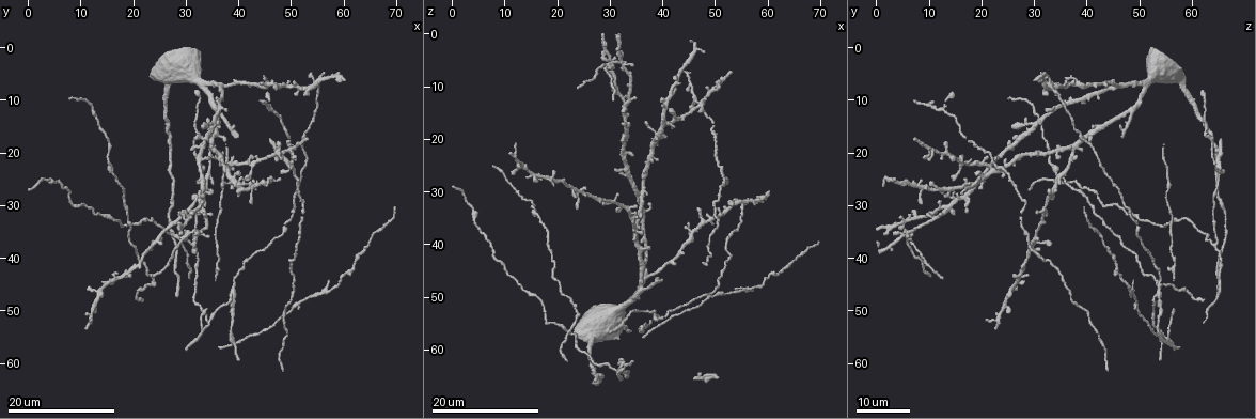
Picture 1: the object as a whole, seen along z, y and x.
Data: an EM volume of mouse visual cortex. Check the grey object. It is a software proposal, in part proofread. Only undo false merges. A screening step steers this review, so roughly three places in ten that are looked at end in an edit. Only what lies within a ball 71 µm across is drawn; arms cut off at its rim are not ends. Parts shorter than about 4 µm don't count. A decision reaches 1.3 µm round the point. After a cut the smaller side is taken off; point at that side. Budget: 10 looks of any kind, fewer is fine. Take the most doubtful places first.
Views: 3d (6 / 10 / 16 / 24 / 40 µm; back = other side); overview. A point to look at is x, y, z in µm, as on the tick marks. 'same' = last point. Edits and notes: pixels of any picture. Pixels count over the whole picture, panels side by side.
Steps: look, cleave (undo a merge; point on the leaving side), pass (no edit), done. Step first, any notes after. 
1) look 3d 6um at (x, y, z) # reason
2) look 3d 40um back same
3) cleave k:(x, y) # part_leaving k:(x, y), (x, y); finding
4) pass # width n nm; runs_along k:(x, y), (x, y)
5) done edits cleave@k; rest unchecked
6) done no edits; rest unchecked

look 3d 16um at (39.0, 47.0, 53.0) # three-way junction

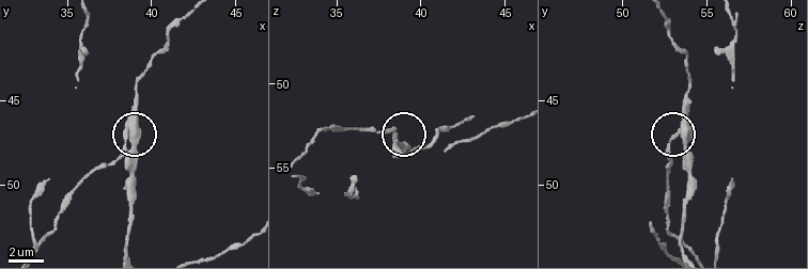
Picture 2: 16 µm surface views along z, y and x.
look 3d 10um at (38.7, 47.1, 53.2) # closer look

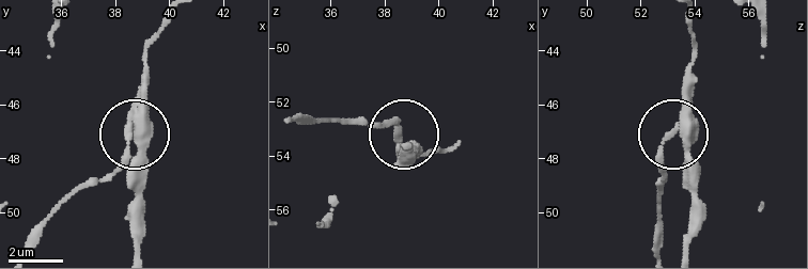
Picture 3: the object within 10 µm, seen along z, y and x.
cleave 3:(145, 153) # width 340 nm; part_leaving 3:(140, 112), (140, 248); two cells meet here

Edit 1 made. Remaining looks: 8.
look overview

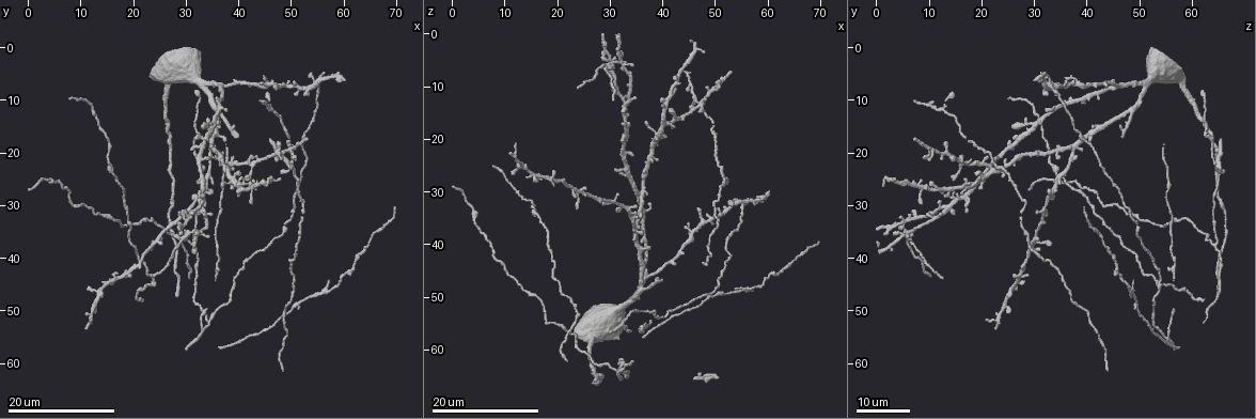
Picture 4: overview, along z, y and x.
look 3d 16um at (55.0, 7.0, 33.0)

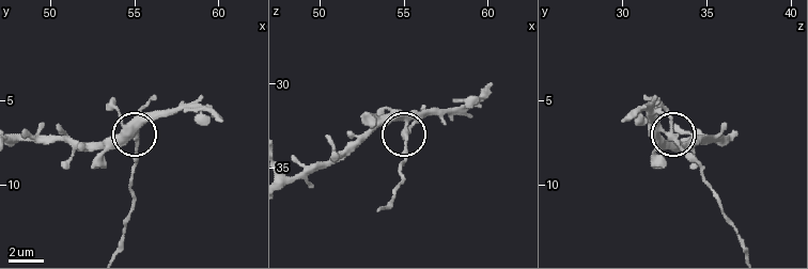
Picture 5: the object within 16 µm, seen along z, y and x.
look 3d 10um at (55.0, 6.9, 33.0)

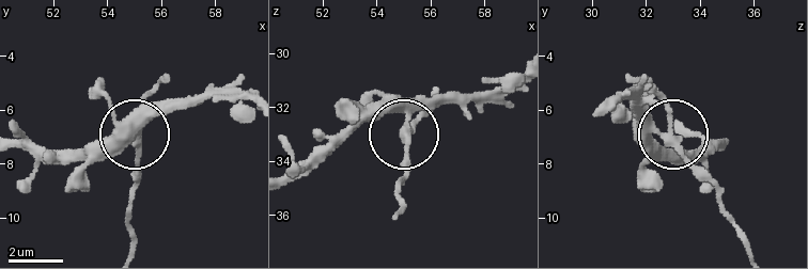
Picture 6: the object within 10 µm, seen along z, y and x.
look 3d 10um back at (55.1, 6.9, 32.9)

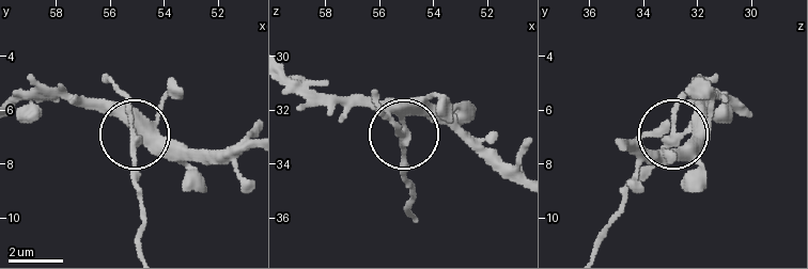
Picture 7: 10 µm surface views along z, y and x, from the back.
pass # runs_along 7:(246, 144), (191, 152), (136, 131), (126, 104), (104, 78); continuous, no second cell

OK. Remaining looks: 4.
look 3d 24um at (47.0, 19.5, 13.5)

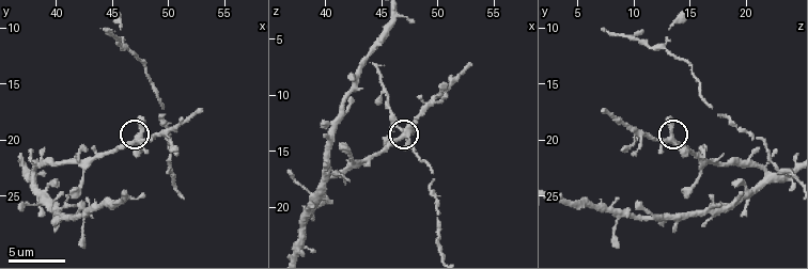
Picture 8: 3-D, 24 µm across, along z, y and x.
look 3d 6um at (47.4, 19.6, 13.2)

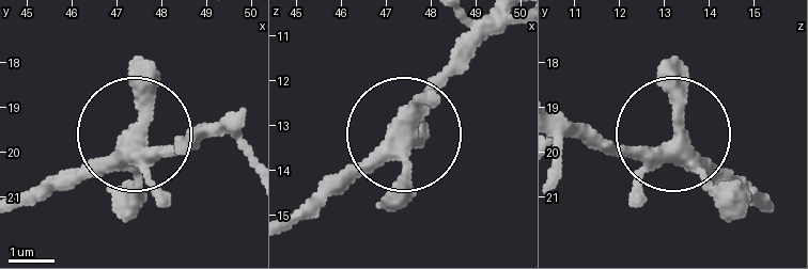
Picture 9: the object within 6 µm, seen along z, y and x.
look 3d 6um back at (47.50, 19.65, 13.30)

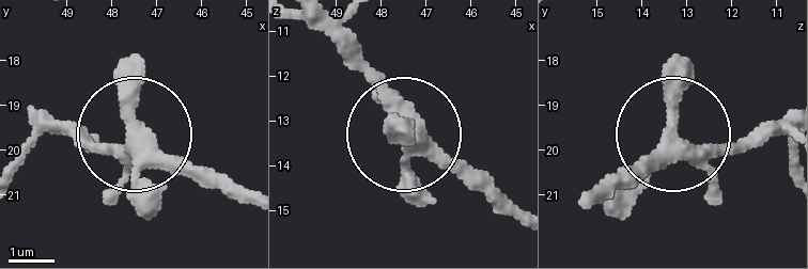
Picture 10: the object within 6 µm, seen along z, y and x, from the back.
pass # side_arm 9 um; runs_along 10:(244, 200), (133, 139), (75, 142); continuous, no second cell

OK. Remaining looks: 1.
done edits cleave@3; rest unchecked

